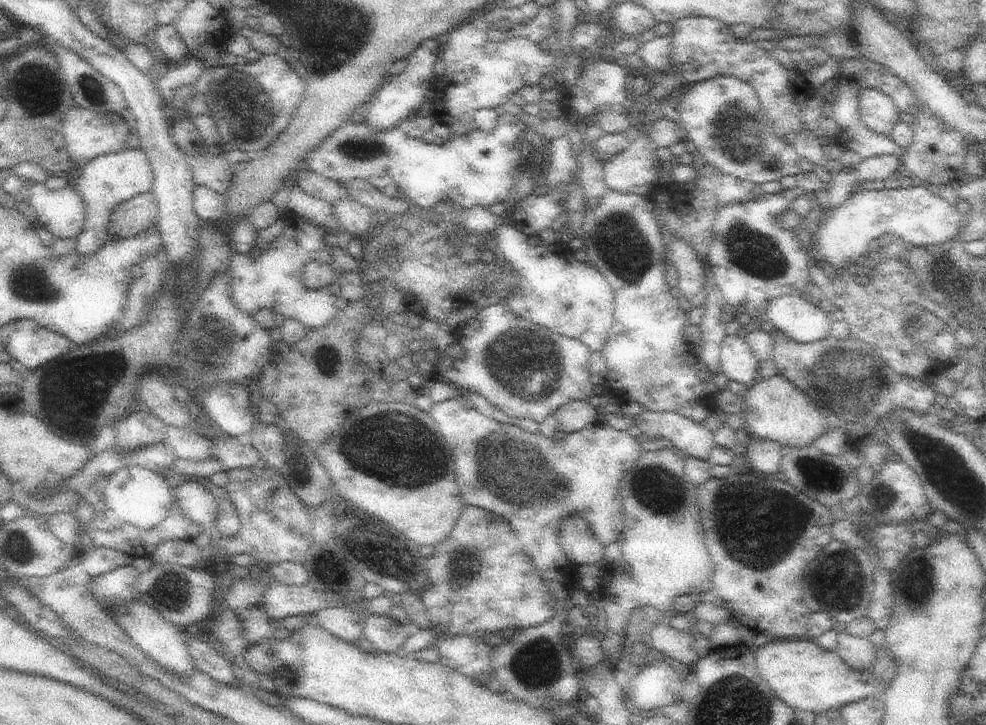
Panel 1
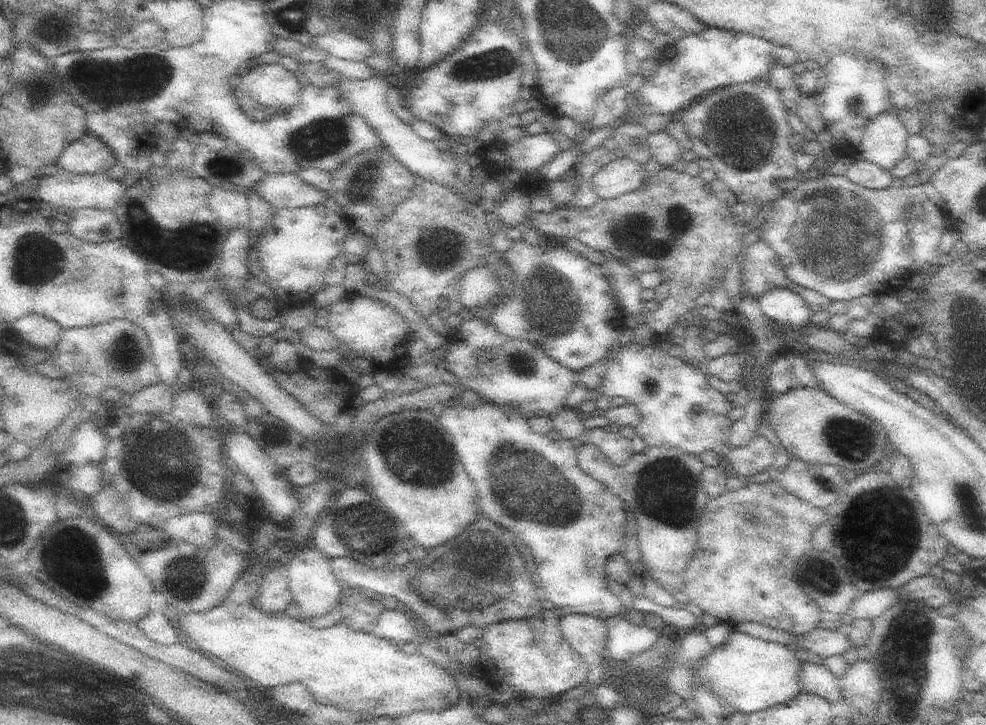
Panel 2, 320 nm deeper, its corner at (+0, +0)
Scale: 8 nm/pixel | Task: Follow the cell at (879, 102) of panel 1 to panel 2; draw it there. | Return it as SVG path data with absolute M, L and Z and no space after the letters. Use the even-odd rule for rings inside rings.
M880 112L868 122L858 150L864 160L891 171L896 164L909 158L909 136L896 113Z

